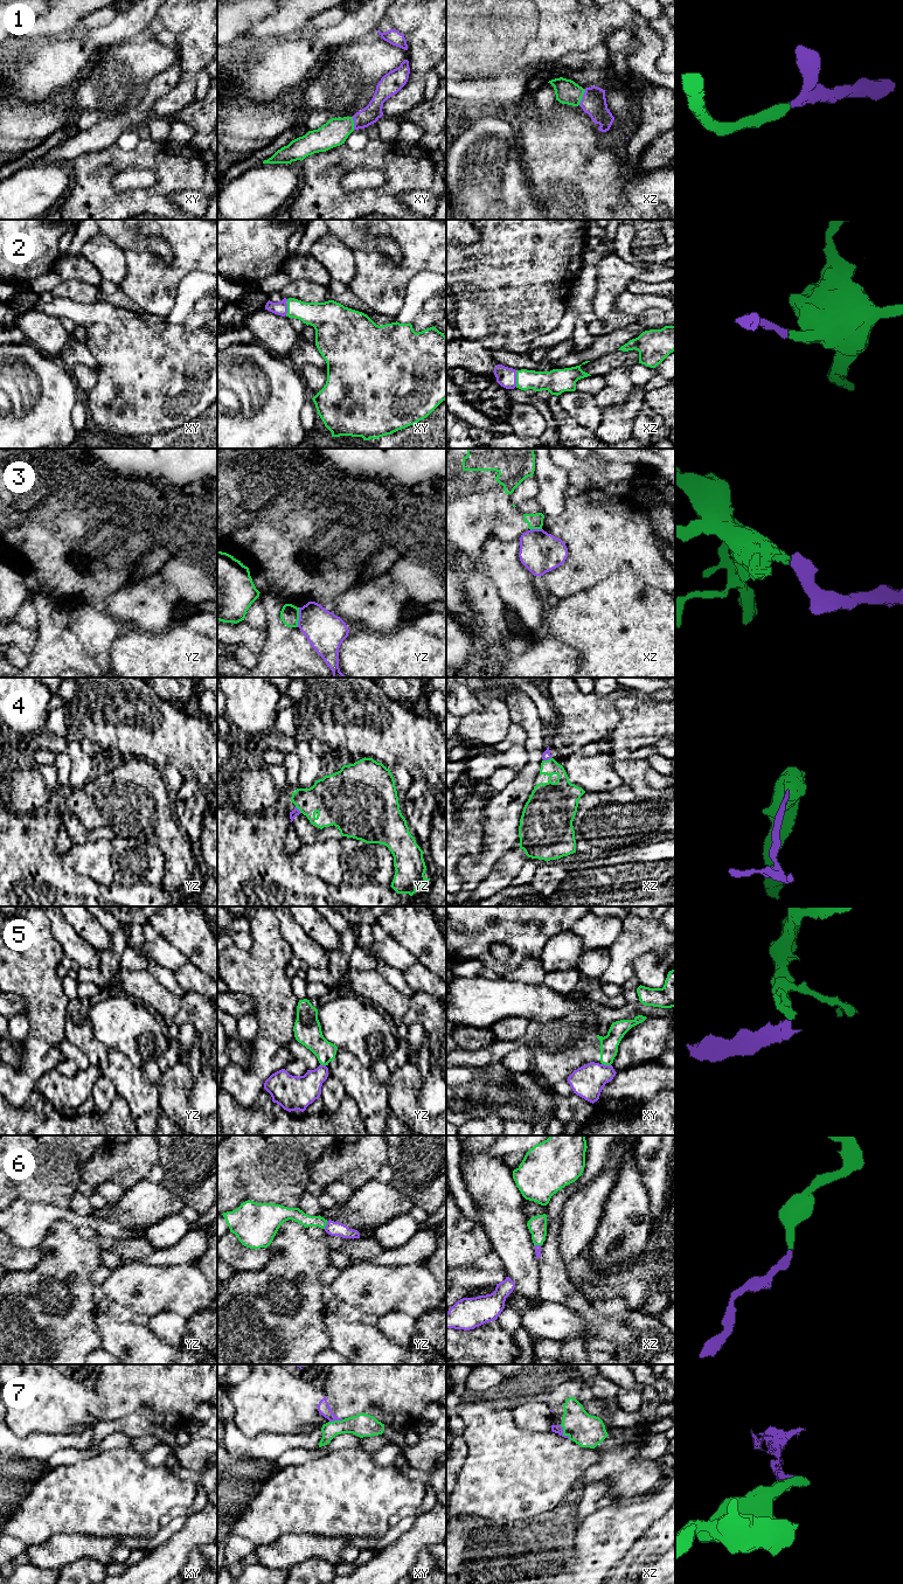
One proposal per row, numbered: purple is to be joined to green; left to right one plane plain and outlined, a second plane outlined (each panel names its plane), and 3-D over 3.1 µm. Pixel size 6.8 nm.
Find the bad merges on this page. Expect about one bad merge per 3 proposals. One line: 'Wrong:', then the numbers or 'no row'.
Wrong: 3, 5, 7

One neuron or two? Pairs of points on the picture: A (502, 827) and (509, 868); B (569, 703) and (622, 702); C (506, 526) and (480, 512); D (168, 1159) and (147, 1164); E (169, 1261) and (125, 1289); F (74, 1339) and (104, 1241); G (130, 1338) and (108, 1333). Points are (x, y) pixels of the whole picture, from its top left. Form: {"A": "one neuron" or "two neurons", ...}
{"A": "two neurons", "B": "two neurons", "C": "one neuron", "D": "two neurons", "E": "two neurons", "F": "two neurons", "G": "one neuron"}

